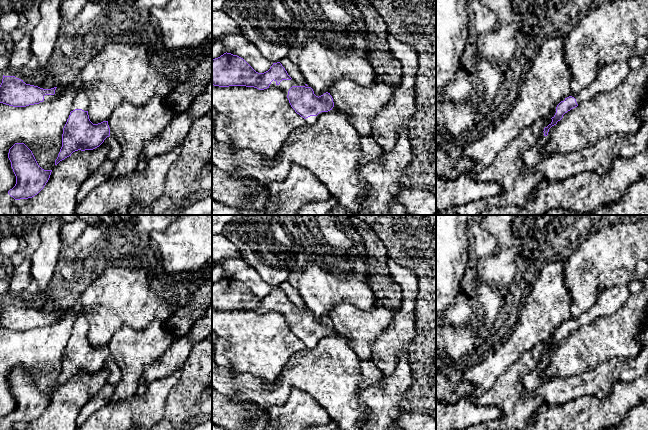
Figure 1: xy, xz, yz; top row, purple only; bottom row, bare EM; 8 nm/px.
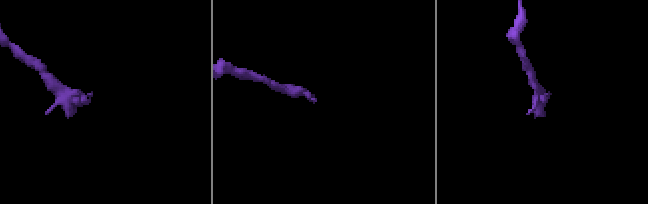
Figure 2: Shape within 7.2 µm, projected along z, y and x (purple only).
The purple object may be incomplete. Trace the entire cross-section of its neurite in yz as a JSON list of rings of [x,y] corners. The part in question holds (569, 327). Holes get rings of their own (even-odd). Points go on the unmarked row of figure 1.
[[[626,285],[602,290],[596,303],[590,309],[581,314],[579,318],[570,319],[555,329],[550,337],[552,346],[544,352],[544,360],[547,360],[549,353],[567,339],[571,333],[577,331],[585,324],[592,322],[597,317],[609,316],[615,313],[629,298],[630,294]]]

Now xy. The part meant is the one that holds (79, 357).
[[[79,313],[72,325],[71,336],[63,352],[62,371],[55,389],[71,380],[75,375],[93,374],[110,360],[108,345],[93,348],[88,339],[88,323]]]

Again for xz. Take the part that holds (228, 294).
[[[227,276],[212,283],[212,309],[246,310],[259,314],[279,312],[287,319],[295,336],[309,349],[314,348],[324,336],[334,331],[330,317],[316,320],[310,310],[301,310],[294,305],[280,286],[273,287],[268,295],[258,297],[243,282]]]

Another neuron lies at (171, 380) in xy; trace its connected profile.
[[[176,370],[150,383],[144,395],[108,403],[77,430],[149,430],[162,420],[167,397],[180,377],[181,370]]]

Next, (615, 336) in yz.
[[[648,271],[643,278],[643,288],[634,294],[609,316],[597,317],[570,334],[556,349],[549,353],[545,375],[549,380],[565,379],[594,370],[598,365],[614,358],[637,357],[644,346],[638,339],[647,315]]]

